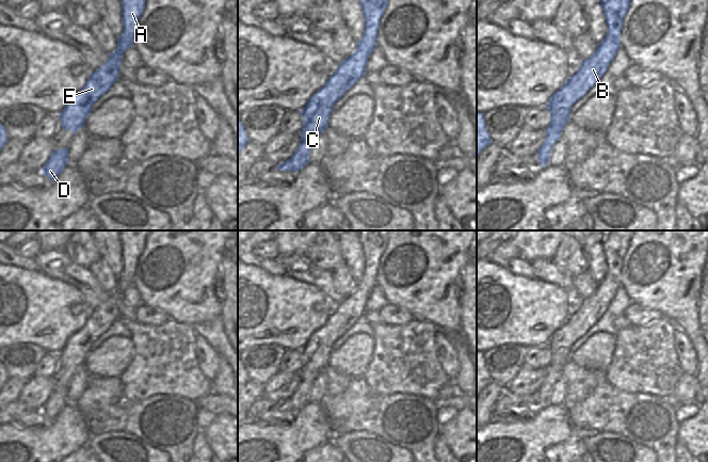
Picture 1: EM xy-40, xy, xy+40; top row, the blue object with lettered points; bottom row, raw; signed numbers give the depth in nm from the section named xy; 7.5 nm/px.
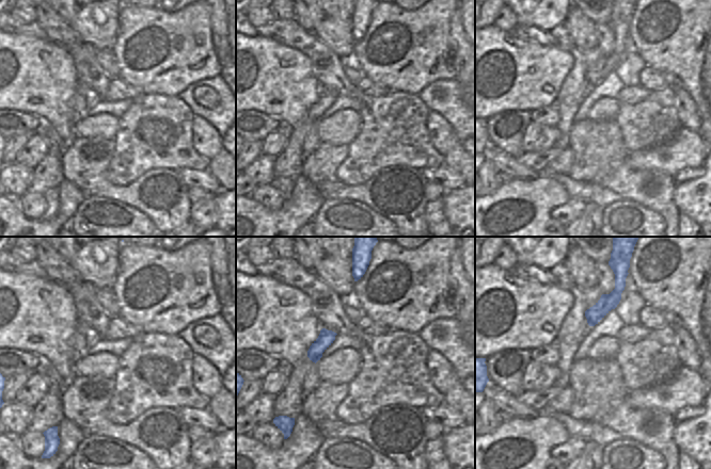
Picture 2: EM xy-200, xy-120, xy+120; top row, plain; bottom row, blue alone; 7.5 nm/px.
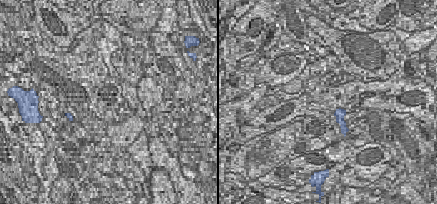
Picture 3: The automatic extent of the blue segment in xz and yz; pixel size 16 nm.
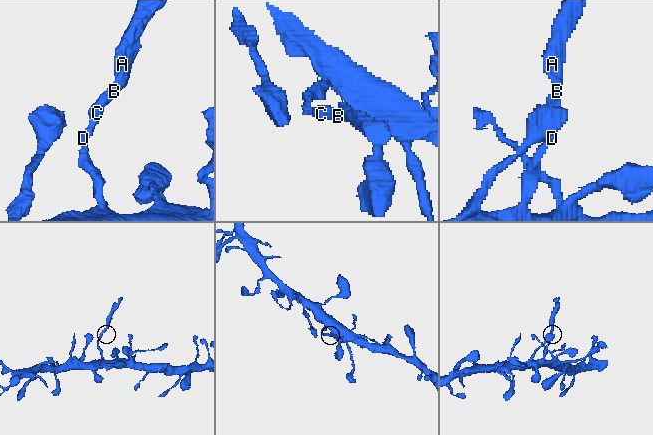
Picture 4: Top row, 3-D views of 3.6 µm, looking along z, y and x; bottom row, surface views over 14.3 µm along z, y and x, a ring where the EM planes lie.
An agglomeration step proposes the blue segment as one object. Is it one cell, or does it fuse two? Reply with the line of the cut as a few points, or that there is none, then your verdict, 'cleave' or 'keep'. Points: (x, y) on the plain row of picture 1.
cut xy (301, 379), (307, 379), (311, 383); cleave

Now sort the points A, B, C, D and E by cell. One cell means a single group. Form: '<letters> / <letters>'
A B C E / D

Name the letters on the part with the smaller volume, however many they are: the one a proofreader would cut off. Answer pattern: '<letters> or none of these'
A, B, C, E.

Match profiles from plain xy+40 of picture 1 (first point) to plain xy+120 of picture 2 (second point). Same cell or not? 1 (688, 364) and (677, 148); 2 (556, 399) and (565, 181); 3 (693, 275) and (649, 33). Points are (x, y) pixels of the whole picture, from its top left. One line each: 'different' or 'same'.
1: different
2: different
3: same

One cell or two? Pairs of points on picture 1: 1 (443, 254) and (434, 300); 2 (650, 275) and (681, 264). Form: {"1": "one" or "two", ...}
{"1": "one", "2": "one"}

